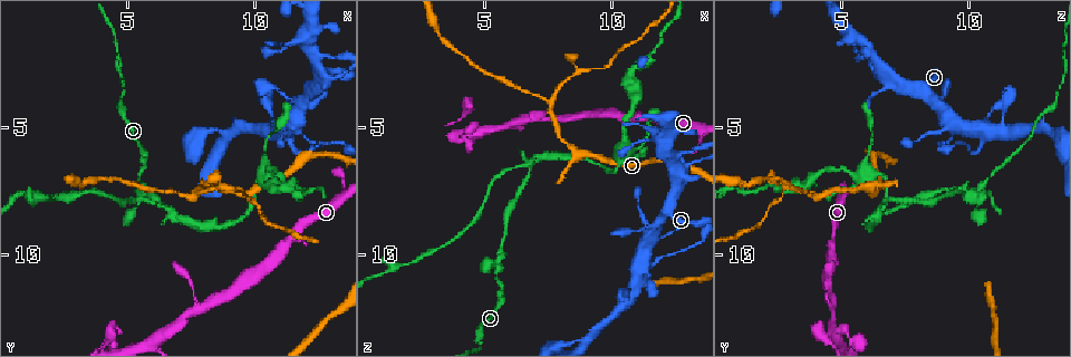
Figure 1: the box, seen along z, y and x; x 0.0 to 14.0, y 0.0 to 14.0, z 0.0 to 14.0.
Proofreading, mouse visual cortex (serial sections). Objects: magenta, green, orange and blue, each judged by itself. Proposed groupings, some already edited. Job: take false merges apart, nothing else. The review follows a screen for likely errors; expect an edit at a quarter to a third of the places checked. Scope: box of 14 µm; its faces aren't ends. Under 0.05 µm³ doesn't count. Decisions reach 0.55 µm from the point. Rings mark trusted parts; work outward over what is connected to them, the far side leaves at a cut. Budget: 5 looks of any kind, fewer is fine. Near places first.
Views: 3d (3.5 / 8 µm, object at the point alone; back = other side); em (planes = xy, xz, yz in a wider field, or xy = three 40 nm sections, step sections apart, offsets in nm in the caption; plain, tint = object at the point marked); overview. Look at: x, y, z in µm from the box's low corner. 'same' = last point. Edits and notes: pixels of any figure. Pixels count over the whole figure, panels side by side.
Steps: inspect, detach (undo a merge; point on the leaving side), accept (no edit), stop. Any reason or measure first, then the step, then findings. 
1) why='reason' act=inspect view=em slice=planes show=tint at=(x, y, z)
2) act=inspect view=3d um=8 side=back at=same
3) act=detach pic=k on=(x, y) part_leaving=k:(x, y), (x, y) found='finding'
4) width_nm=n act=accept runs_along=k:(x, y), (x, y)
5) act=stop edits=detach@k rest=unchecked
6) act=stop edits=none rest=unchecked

why='branch point' act=inspect view=3d um=8 at=(7.6, 7.7, 4.1)

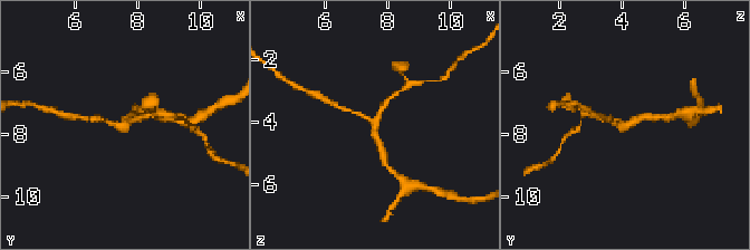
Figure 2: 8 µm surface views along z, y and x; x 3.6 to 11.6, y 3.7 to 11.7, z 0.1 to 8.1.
why='closer look' act=inspect view=3d um=3.5 at=(7.6, 7.7, 4.1)

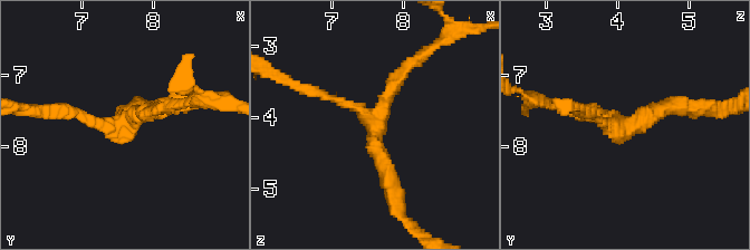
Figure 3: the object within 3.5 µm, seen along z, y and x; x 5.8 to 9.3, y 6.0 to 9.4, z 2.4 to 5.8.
arm_widths_nm=150,200,250 act=accept found='all the same cell'

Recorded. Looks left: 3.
why='two arms in line, one across' act=inspect view=3d um=3.5 at=(6.9, 8.5, 6.5)

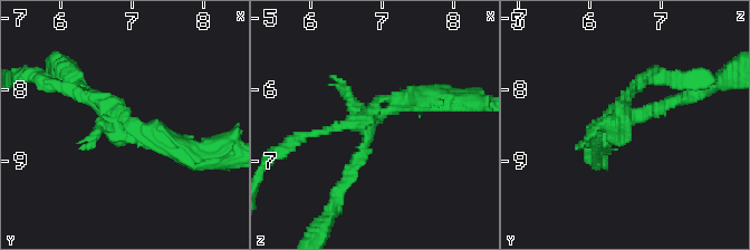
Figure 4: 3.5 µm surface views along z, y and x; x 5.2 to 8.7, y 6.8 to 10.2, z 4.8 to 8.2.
act=inspect view=em slice=xy step=1 show=tint at=(6.75, 8.40, 6.55)

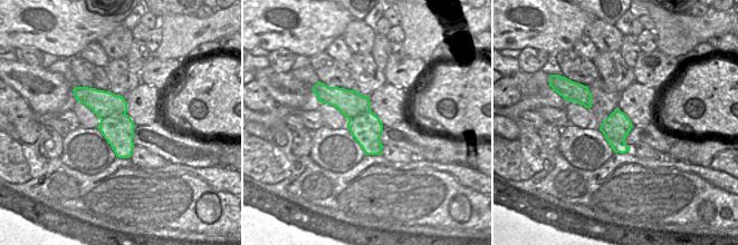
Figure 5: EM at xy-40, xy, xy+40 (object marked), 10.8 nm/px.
width_nm=340 act=detach pic=4 on=(630, 89) part_leaving=4:(144, 136), (189, 150), (233, 150) found='a second cell is stuck on'

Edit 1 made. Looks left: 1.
act=stop edits=detach@4 rest=unchecked

